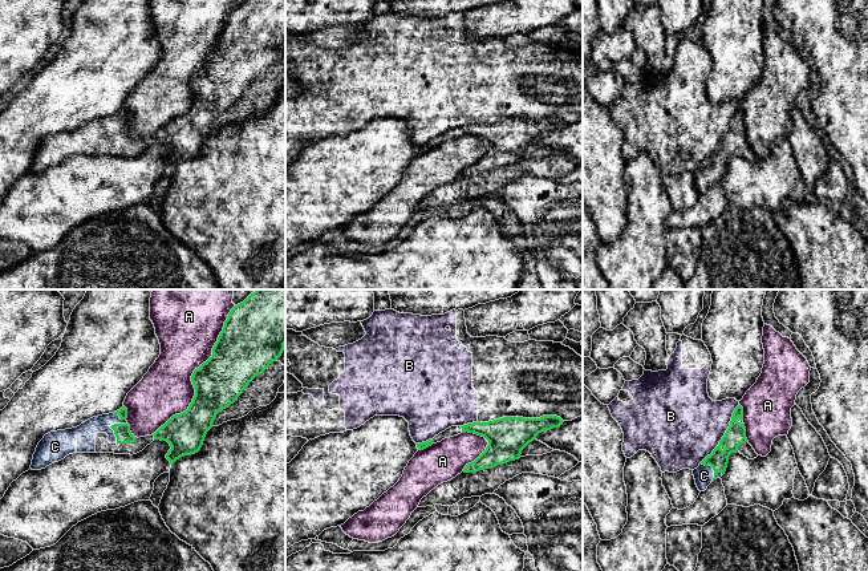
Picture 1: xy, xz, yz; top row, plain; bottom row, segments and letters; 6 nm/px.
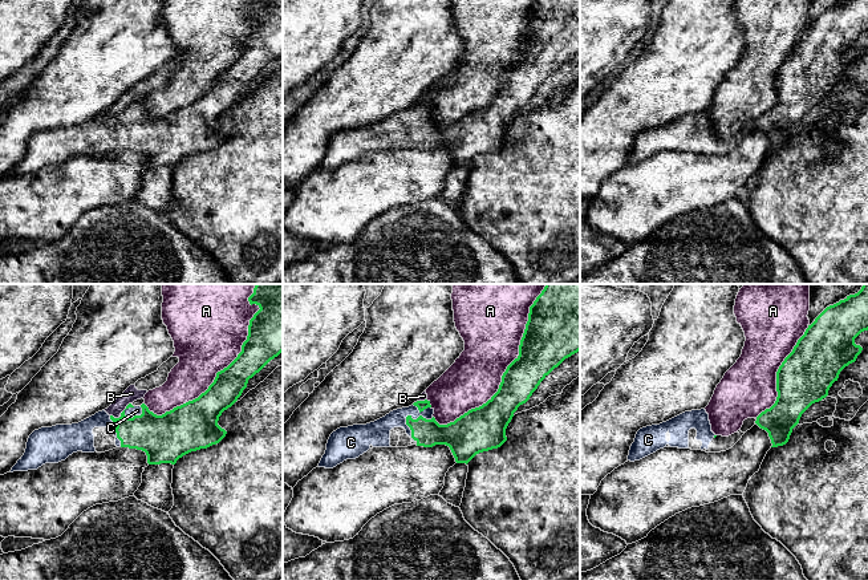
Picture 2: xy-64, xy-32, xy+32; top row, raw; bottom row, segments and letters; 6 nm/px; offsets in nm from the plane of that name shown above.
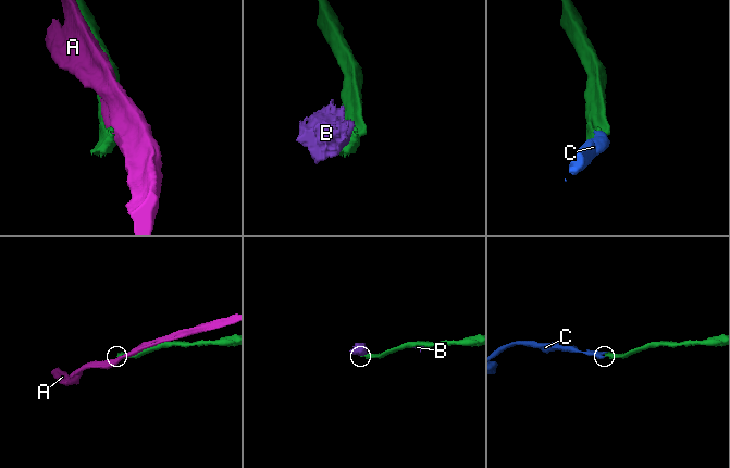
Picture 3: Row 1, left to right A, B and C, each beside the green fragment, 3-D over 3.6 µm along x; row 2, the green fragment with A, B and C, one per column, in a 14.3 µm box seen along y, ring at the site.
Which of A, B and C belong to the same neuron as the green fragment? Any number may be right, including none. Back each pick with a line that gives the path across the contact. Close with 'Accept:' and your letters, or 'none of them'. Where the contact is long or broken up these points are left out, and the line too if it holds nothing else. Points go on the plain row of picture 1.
Accept: C

